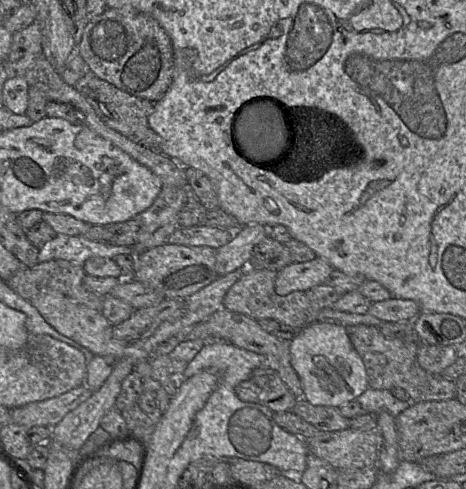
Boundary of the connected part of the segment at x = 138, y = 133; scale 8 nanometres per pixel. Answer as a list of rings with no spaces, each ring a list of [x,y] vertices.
[[[91,70],[80,78],[74,87],[86,98],[99,118],[107,126],[137,144],[162,153],[162,138],[150,128],[148,123],[155,103],[118,89],[114,85],[98,78]]]

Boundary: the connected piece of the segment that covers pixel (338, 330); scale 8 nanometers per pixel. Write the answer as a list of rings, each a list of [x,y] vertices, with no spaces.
[[[315,321],[299,331],[289,350],[290,363],[302,384],[303,398],[314,406],[339,409],[369,388],[363,360],[352,345],[347,328],[341,325]]]

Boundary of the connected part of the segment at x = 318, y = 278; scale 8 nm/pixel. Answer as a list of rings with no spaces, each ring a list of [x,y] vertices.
[[[319,257],[307,262],[292,262],[277,271],[275,291],[280,296],[307,291],[325,284],[332,271],[333,267]]]

